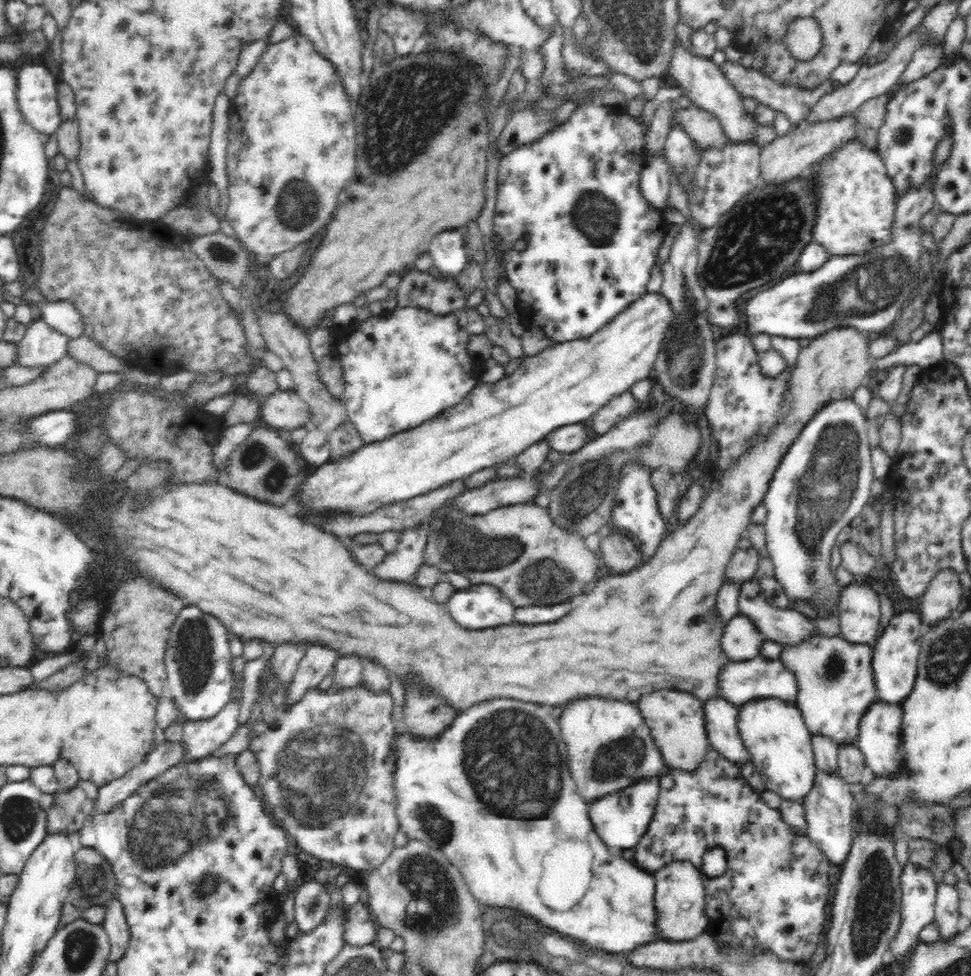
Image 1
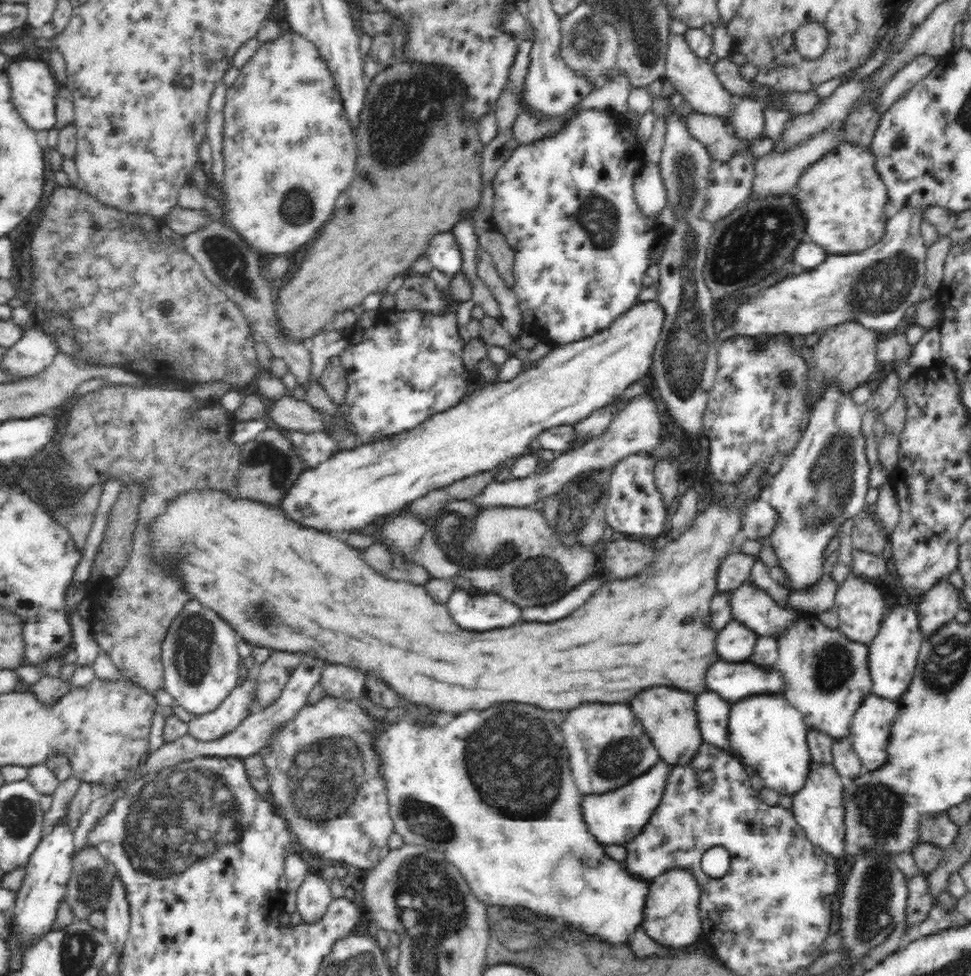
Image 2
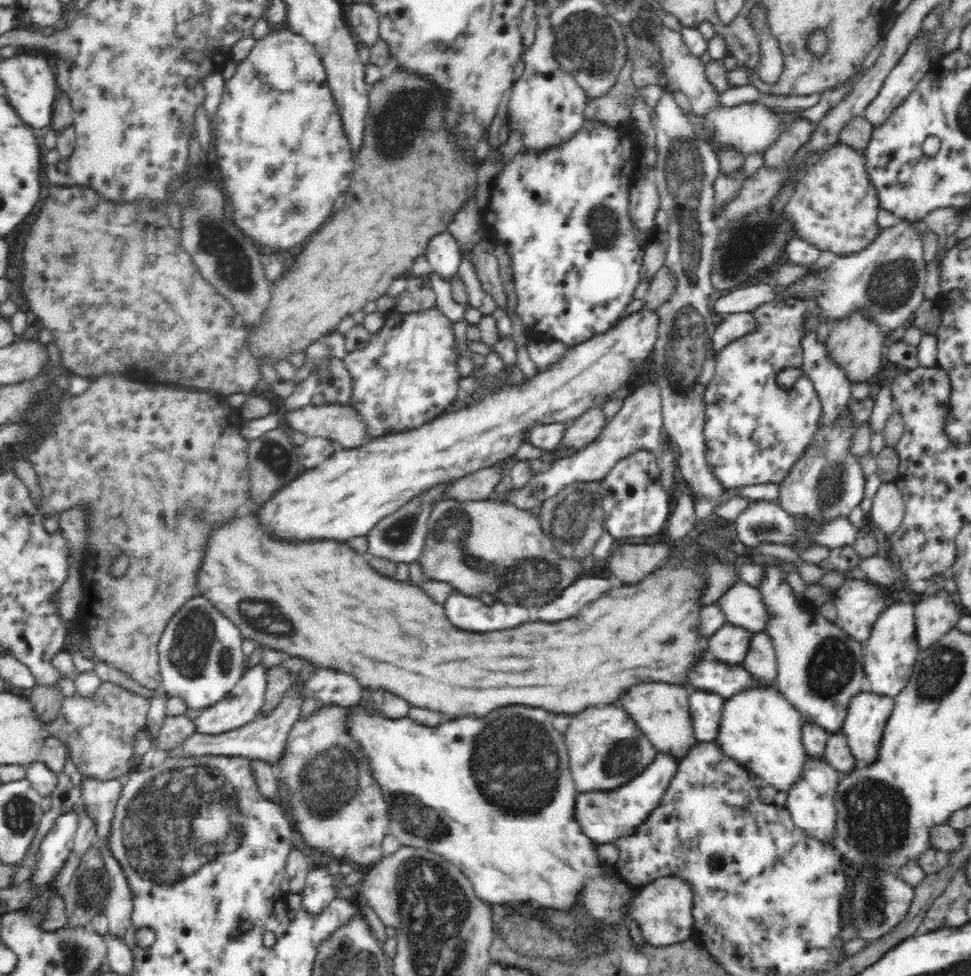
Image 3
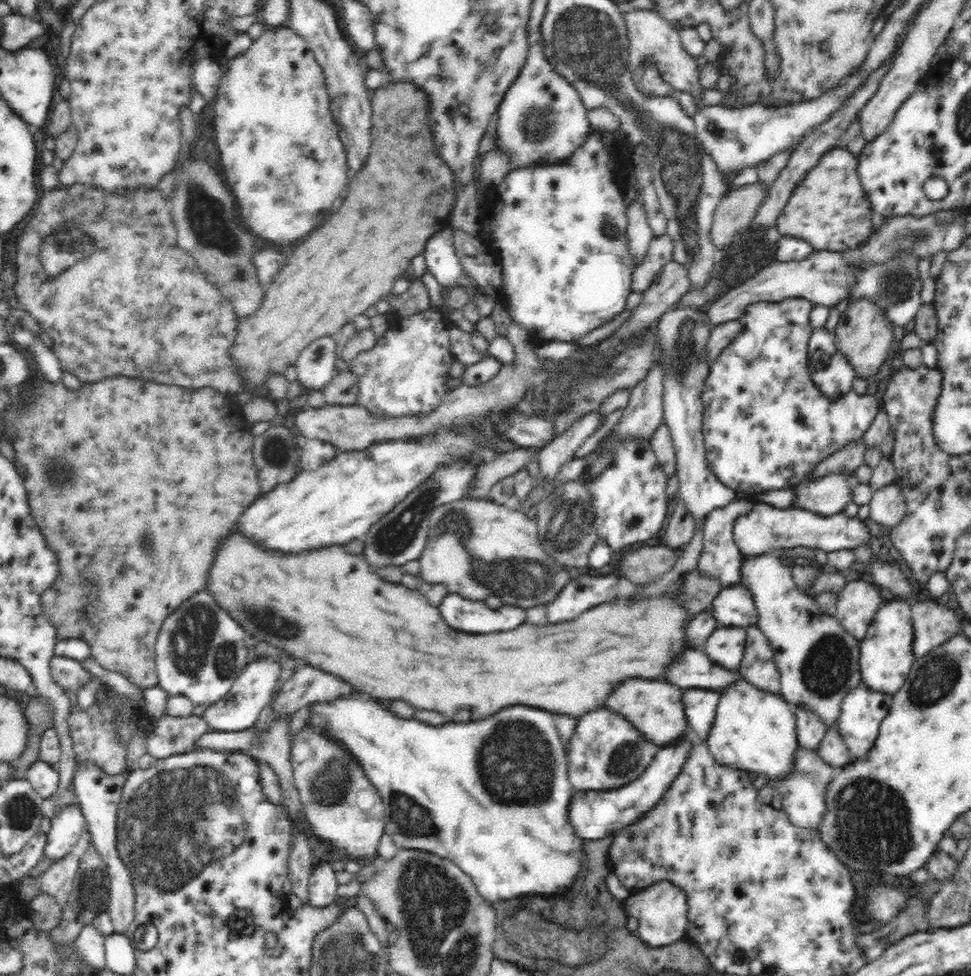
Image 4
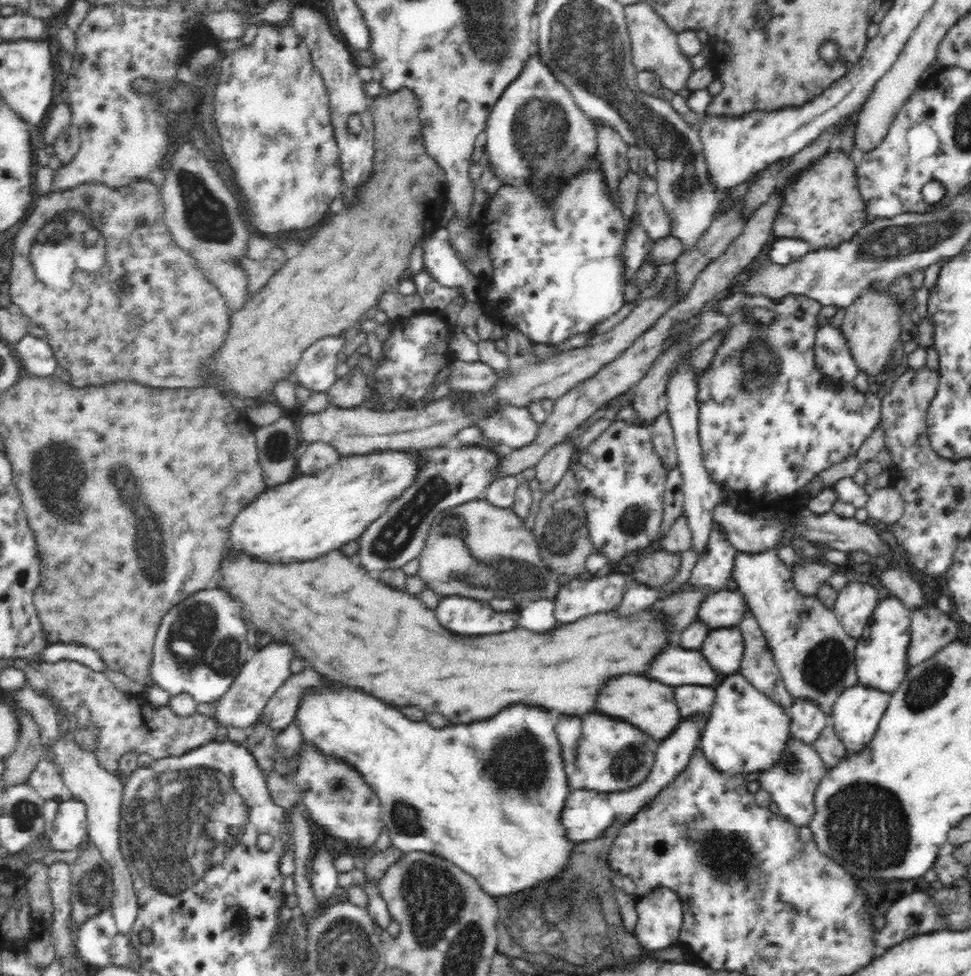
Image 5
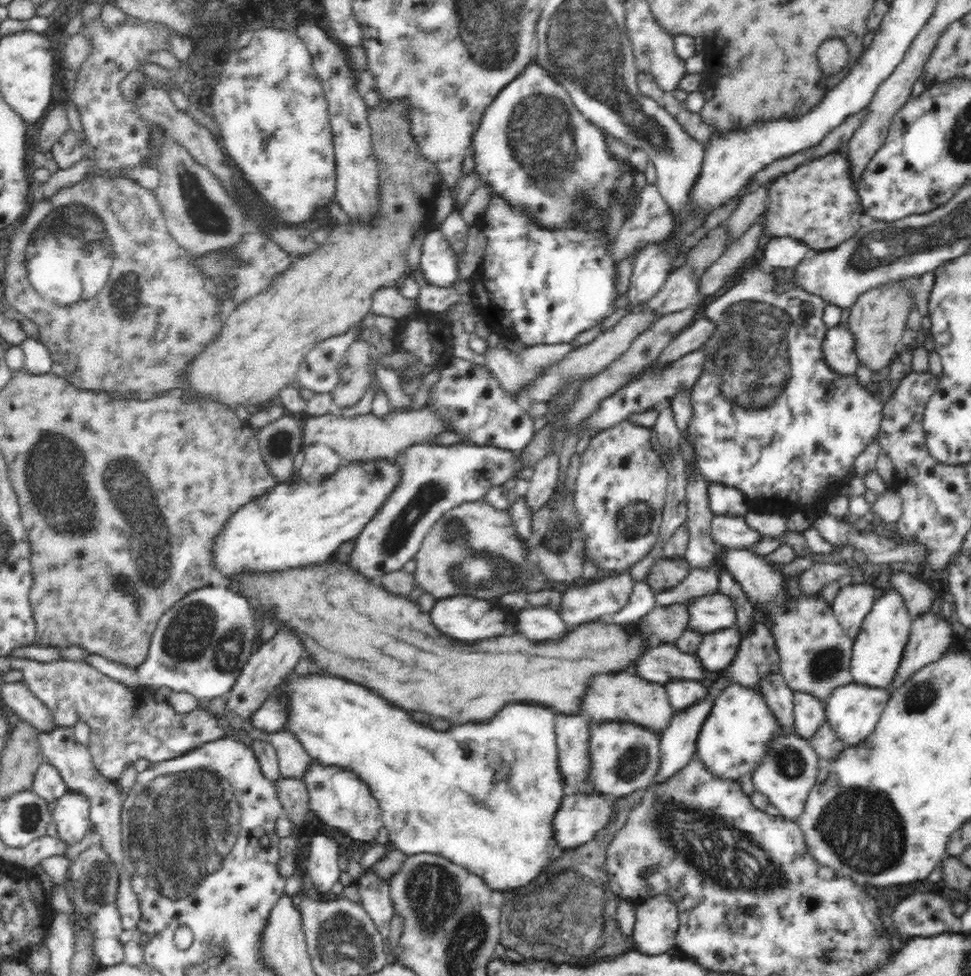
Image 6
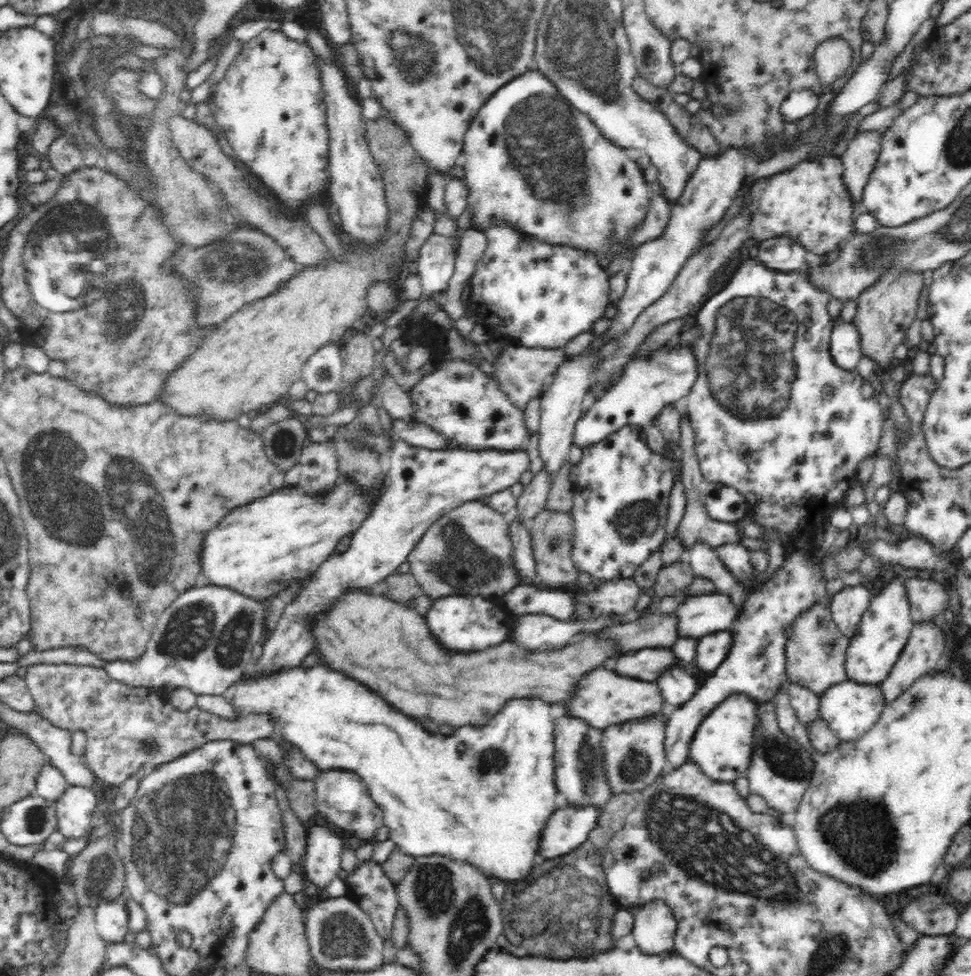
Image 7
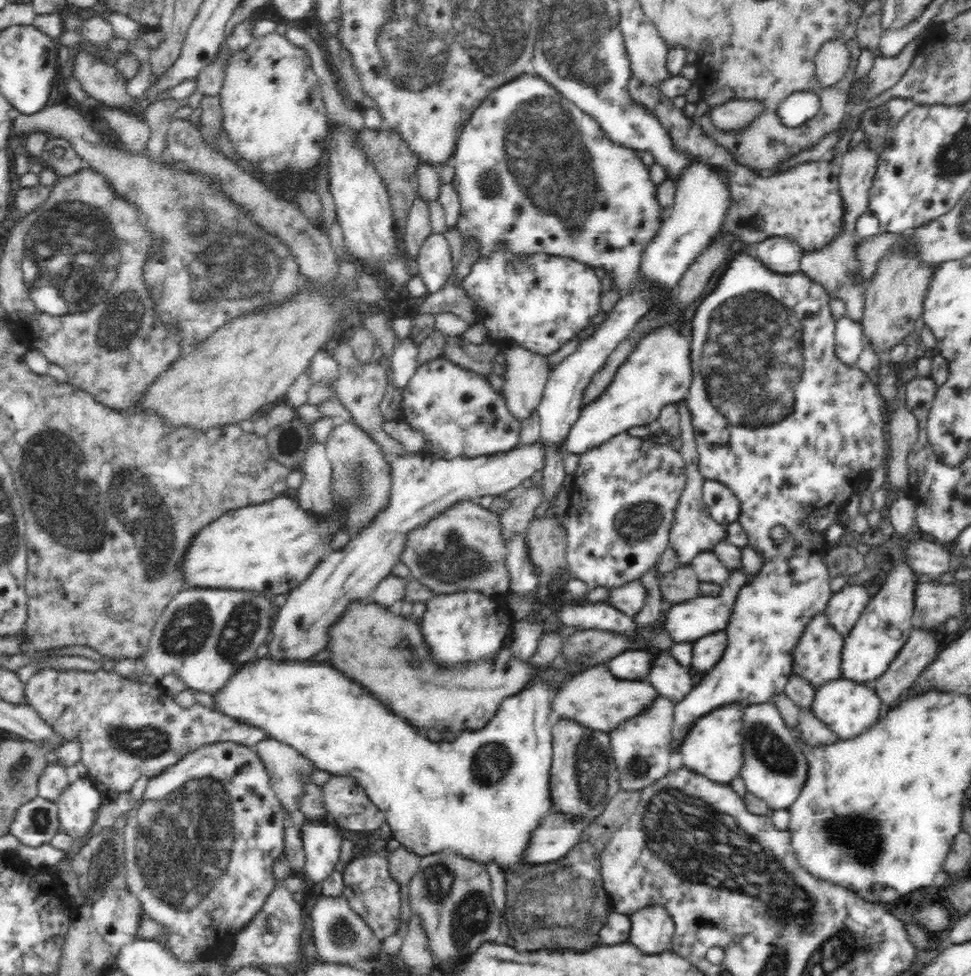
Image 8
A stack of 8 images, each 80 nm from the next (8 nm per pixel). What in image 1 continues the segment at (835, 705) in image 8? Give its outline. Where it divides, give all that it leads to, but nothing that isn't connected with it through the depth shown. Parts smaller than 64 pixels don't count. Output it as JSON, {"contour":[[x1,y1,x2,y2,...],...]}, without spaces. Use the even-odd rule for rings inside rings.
{"contour":[[877,698,861,714,854,743,864,757,865,766,868,766,875,775,892,775,893,777,897,773,899,767,897,744,902,711,901,705,884,702]]}

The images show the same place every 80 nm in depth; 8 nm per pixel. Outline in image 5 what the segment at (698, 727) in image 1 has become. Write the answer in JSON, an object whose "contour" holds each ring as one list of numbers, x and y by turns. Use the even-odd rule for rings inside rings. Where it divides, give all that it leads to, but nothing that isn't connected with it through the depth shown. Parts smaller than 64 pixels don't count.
{"contour":[[622,674,618,678,610,678,596,694,594,712,602,716,626,721,644,731,653,740,661,741,673,731,680,720,678,707,673,701,673,687,664,686,660,682,652,682,644,676]]}

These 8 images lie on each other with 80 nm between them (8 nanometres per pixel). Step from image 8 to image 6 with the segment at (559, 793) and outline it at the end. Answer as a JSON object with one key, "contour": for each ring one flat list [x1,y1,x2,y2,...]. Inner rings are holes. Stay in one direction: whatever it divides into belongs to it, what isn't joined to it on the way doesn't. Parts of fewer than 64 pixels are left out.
{"contour":[[556,716,555,739,557,742,558,768,564,791,581,794,584,797,606,797,606,794,596,787,596,783,588,779,588,774,592,772,590,722,584,716]]}

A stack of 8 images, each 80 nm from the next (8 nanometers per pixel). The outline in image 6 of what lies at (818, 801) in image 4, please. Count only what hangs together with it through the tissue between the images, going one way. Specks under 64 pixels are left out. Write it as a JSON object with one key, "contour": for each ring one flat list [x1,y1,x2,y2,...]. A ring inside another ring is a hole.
{"contour":[[786,733,774,734,761,761,750,772,755,792,763,794,769,805,776,807,786,820,796,820,808,800,808,793,818,774,820,758,806,738]]}

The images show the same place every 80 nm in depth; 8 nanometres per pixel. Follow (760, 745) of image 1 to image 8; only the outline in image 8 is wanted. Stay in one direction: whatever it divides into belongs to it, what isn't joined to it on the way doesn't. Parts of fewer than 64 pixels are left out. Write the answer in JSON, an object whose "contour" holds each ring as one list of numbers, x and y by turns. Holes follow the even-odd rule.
{"contour":[[724,704,698,717,684,733,677,746,675,764,719,783,729,783,739,776,741,767,741,714,745,704]]}

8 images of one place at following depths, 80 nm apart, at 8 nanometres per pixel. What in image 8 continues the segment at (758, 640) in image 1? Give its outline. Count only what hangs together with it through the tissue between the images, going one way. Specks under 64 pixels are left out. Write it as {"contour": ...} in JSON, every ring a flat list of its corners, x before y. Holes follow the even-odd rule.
{"contour":[[725,631,707,634,692,645,692,668,698,672,708,672,714,669,714,666,720,662,723,656,725,646,727,645,727,637]]}

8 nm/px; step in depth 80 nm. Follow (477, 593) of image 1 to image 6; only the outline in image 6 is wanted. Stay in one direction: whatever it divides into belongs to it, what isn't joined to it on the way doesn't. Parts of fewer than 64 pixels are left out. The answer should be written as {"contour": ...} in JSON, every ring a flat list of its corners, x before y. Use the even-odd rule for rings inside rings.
{"contour":[[452,596,438,599,432,610,430,620,438,632,446,638,462,644,478,644,490,638,500,638,508,632,508,618,504,612,494,608,489,600,480,600,480,597]]}

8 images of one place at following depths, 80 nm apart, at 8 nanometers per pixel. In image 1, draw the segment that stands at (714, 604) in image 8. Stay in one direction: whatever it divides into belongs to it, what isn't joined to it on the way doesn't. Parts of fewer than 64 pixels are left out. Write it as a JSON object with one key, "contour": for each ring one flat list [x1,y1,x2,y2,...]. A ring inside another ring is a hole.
{"contour":[[748,580,740,587,738,612,745,616,766,641,797,643,816,630,812,619,769,602,756,580]]}

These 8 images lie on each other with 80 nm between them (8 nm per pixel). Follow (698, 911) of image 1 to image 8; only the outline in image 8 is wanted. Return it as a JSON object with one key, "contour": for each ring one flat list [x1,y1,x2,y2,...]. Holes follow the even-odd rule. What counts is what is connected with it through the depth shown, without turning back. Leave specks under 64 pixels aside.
{"contour":[[646,906,629,917,629,943,642,953,653,955,672,948,675,926,663,906]]}

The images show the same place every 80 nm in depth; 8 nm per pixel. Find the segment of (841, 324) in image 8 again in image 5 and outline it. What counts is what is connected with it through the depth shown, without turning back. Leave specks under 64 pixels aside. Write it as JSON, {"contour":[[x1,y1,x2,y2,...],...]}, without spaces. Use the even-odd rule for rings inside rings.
{"contour":[[829,324,816,334,816,363,830,381,840,382,838,385,854,380,860,371,844,331]]}

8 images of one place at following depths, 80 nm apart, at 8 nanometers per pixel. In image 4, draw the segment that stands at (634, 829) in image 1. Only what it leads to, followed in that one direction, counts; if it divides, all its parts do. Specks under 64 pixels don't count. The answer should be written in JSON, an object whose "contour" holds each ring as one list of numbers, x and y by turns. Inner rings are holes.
{"contour":[[686,728,686,732,681,737,659,747,654,760,636,779,636,782,630,782,626,786,609,791,574,791,567,810,567,821,572,826,573,833,584,841,598,840,612,831,616,832,636,822,642,814,660,802,663,794,684,768,696,741,697,738,692,730]]}

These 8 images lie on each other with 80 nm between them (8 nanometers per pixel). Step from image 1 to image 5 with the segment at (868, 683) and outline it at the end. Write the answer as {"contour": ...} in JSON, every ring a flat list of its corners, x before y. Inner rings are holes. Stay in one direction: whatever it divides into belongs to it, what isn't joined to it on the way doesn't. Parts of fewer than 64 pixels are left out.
{"contour":[[776,549,758,554,738,551,731,576,738,584,738,592,742,593,748,608,760,623,766,644,773,655,776,667,782,673,788,692,794,698,804,697,816,701,829,716,832,703,840,691,858,684,854,663,857,639,852,638,844,630,833,609,824,605,817,596,804,596,796,590,792,572,793,568,782,564,778,559]]}

